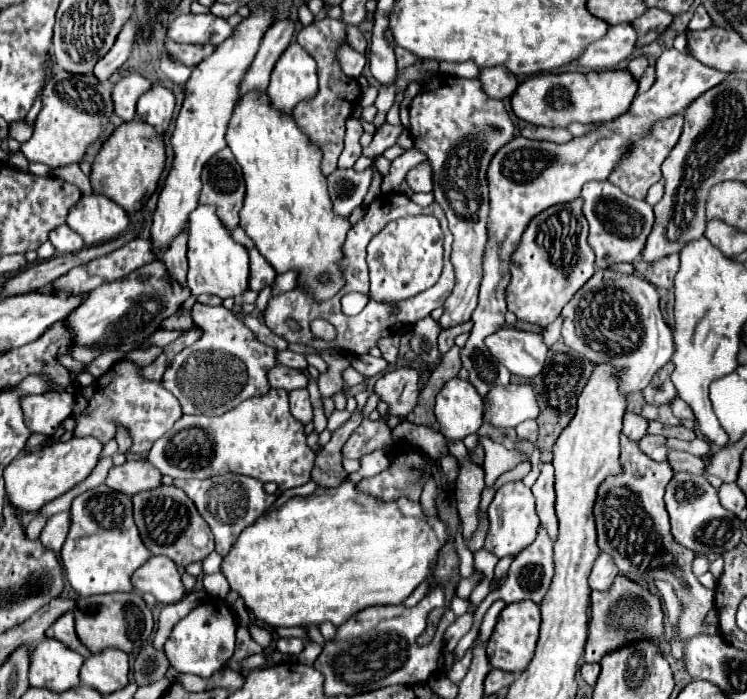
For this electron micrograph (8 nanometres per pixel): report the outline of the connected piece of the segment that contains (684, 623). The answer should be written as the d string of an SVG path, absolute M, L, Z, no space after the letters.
M620 437L620 465L622 471L614 479L604 479L596 503L594 503L594 519L596 519L596 533L598 545L602 551L614 557L620 573L634 575L640 581L652 583L652 577L664 579L672 583L676 597L682 605L682 613L678 617L678 637L670 639L672 655L678 661L684 661L684 645L688 639L696 637L698 633L716 633L720 635L716 625L706 623L706 615L710 607L714 607L714 591L706 589L696 575L692 573L690 565L694 553L686 547L674 543L668 523L668 513L664 507L664 487L672 479L674 471L670 463L656 463L648 455L644 455L636 441L628 437Z

